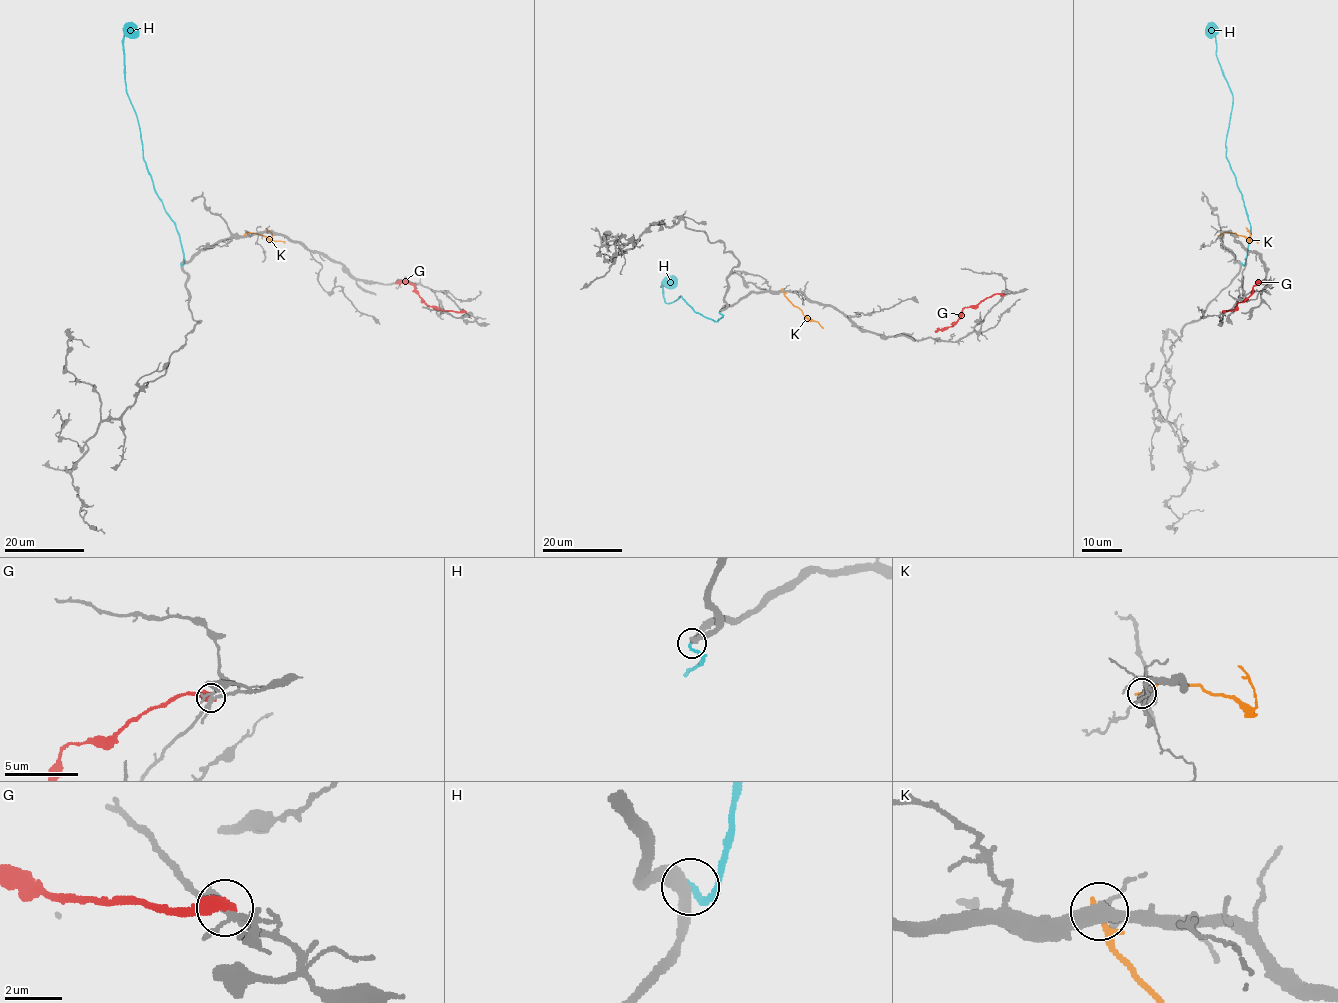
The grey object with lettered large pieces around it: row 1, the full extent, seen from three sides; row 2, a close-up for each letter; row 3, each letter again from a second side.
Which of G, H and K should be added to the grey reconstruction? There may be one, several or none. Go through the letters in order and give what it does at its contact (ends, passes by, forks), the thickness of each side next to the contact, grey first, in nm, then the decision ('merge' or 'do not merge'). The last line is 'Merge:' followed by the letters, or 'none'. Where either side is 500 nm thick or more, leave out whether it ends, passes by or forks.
G: it ends there; 200 nm thick on the grey side, 460 nm on the other; do not merge
H: it ends there; 400 nm thick on the grey side, 200 nm on the other; merge
K: it ends there; 480 nm thick on the grey side, 200 nm on the other; do not merge
Merge: H

